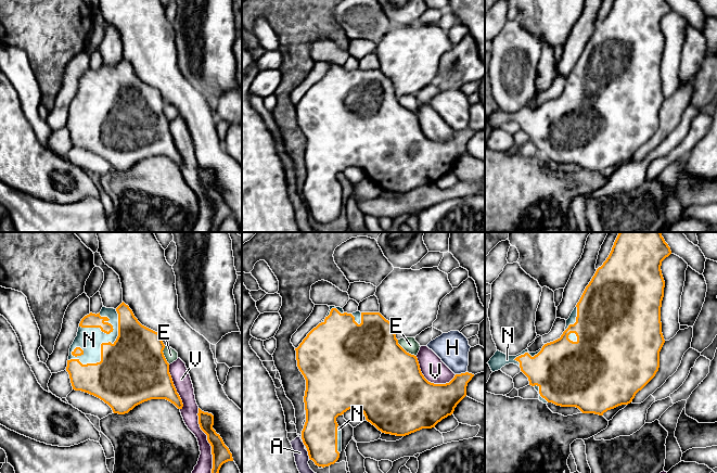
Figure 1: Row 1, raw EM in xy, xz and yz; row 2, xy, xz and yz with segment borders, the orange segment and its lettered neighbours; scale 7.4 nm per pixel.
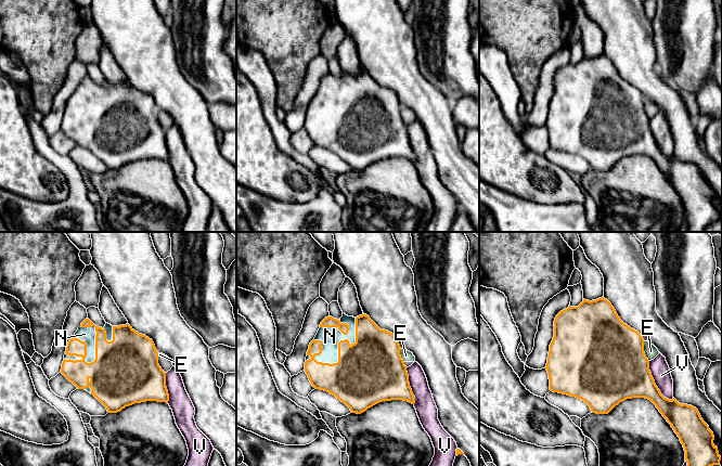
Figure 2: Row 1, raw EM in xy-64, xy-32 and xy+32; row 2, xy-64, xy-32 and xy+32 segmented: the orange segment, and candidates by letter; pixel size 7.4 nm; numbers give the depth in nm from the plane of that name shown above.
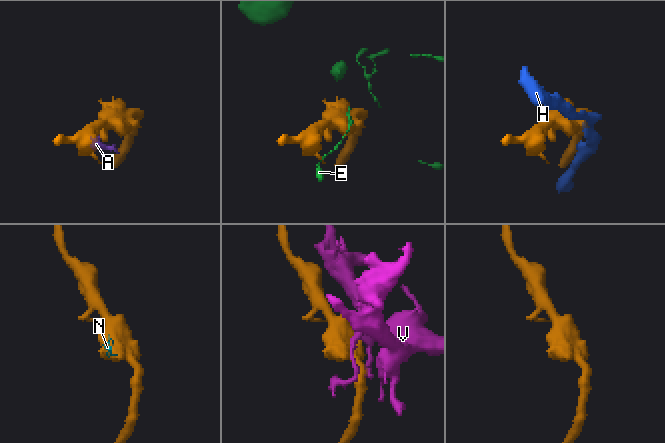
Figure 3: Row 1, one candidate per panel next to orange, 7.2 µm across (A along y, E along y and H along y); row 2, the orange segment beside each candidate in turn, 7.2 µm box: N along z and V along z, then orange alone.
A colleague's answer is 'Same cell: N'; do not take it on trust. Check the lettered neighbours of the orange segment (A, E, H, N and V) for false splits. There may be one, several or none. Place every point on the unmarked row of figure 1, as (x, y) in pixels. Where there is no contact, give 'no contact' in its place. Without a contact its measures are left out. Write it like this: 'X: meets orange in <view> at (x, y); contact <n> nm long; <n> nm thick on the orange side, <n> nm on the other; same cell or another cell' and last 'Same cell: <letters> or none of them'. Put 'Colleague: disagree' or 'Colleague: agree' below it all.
A: meets orange in xz at (308, 212); contact 70 nm long; 260 nm thick on the orange side, 110 nm on the other; another cell
E: meets orange in xz at (405, 107); contact 190 nm long; 500 nm thick on the orange side, 110 nm on the other; another cell
H: meets orange in xz at (461, 130); contact 80 nm long; 240 nm thick on the orange side, 240 nm on the other; another cell
N: meets orange in xy at (101, 103); contact 500 nm long; 420 nm thick on the orange side, 180 nm on the other; same cell
V: meets orange in xy at (208, 199); contact 500 nm long; 130 nm thick on the orange side, 140 nm on the other; another cell
Same cell: N
Colleague: agree

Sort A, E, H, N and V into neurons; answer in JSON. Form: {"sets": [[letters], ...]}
{"sets": [["A"], ["E"], ["H"], ["N"], ["V"]]}

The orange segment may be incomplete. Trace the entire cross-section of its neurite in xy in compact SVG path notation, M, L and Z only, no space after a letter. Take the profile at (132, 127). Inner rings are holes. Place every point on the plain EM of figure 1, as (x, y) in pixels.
M124 59L116 66L103 63L99 71L90 69L81 76L69 105L66 128L73 146L100 155L114 170L128 170L151 156L166 156L182 166L164 105L161 92L142 82Z

